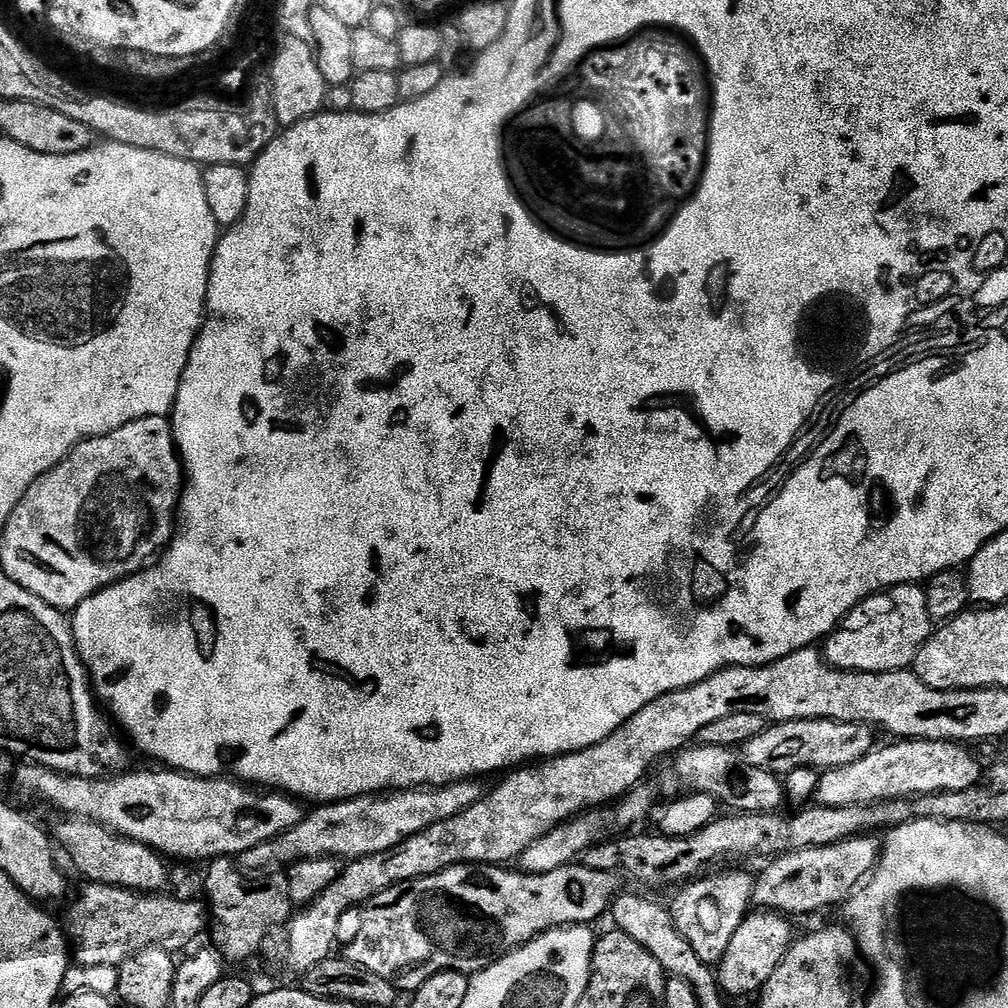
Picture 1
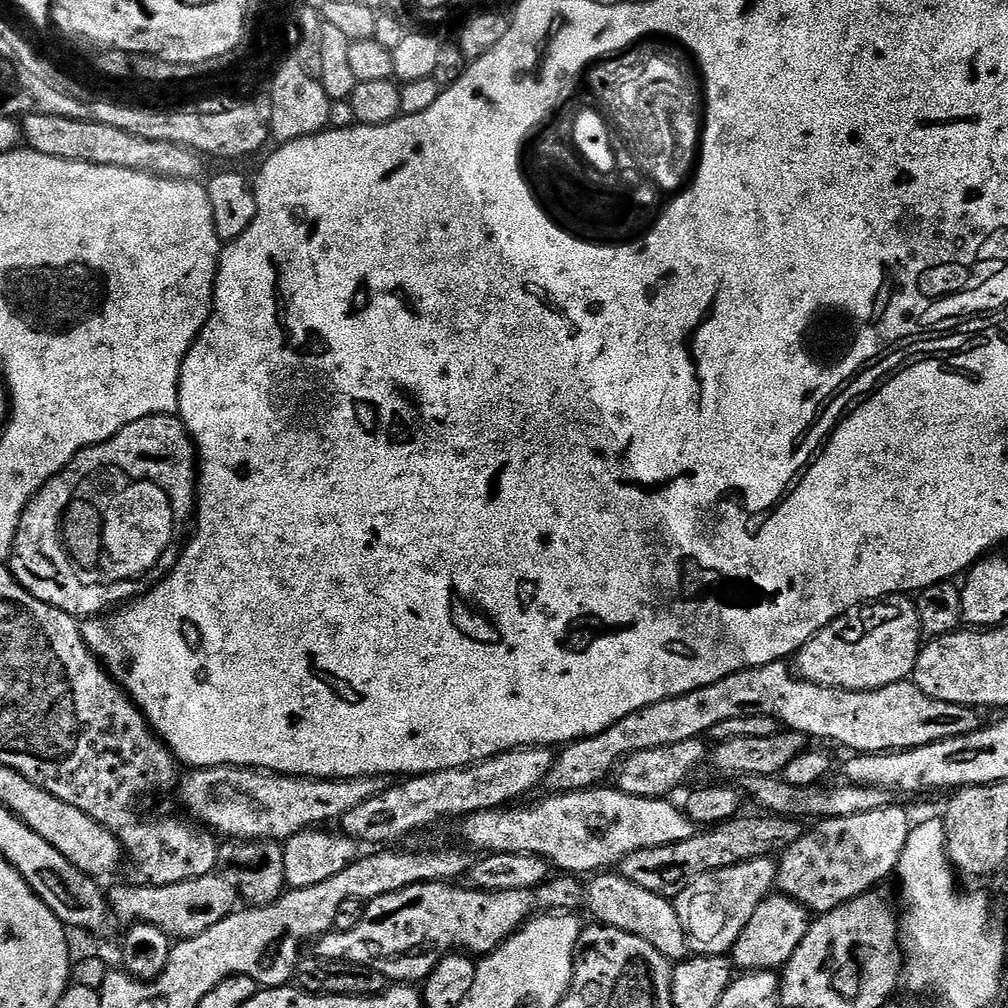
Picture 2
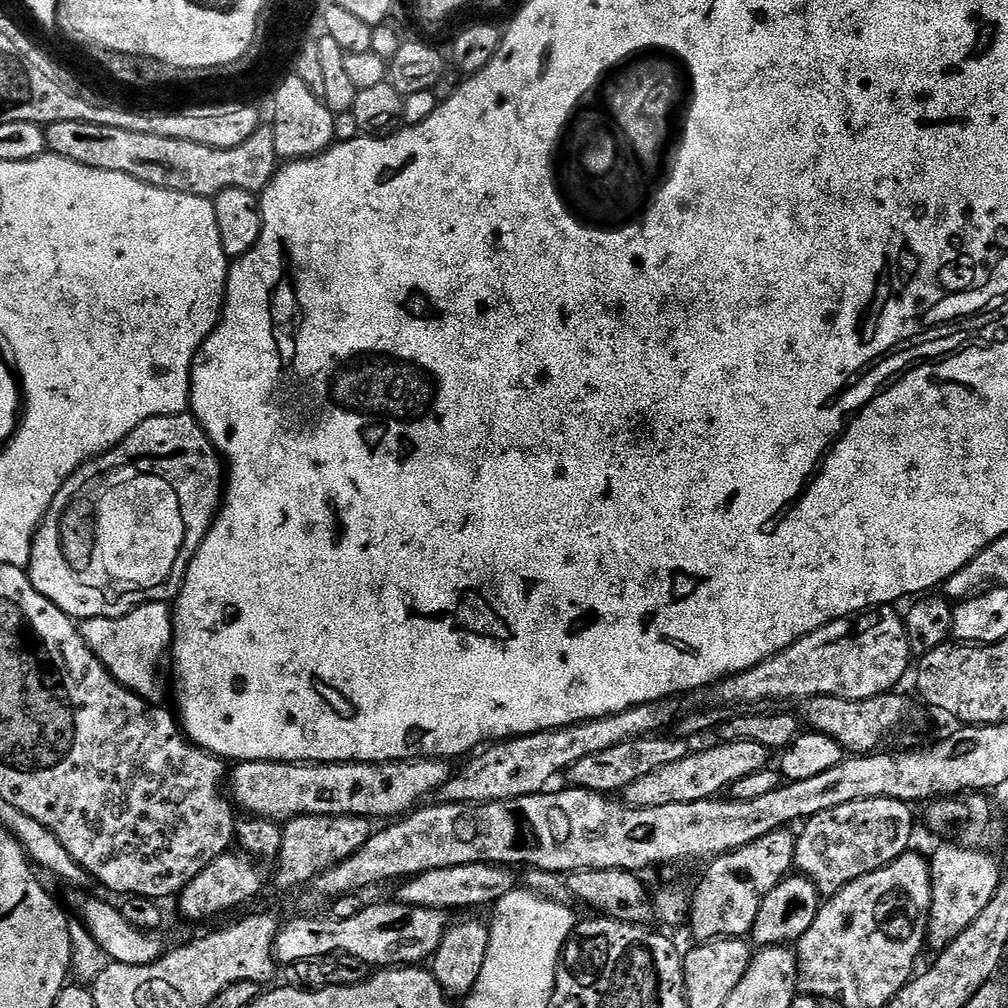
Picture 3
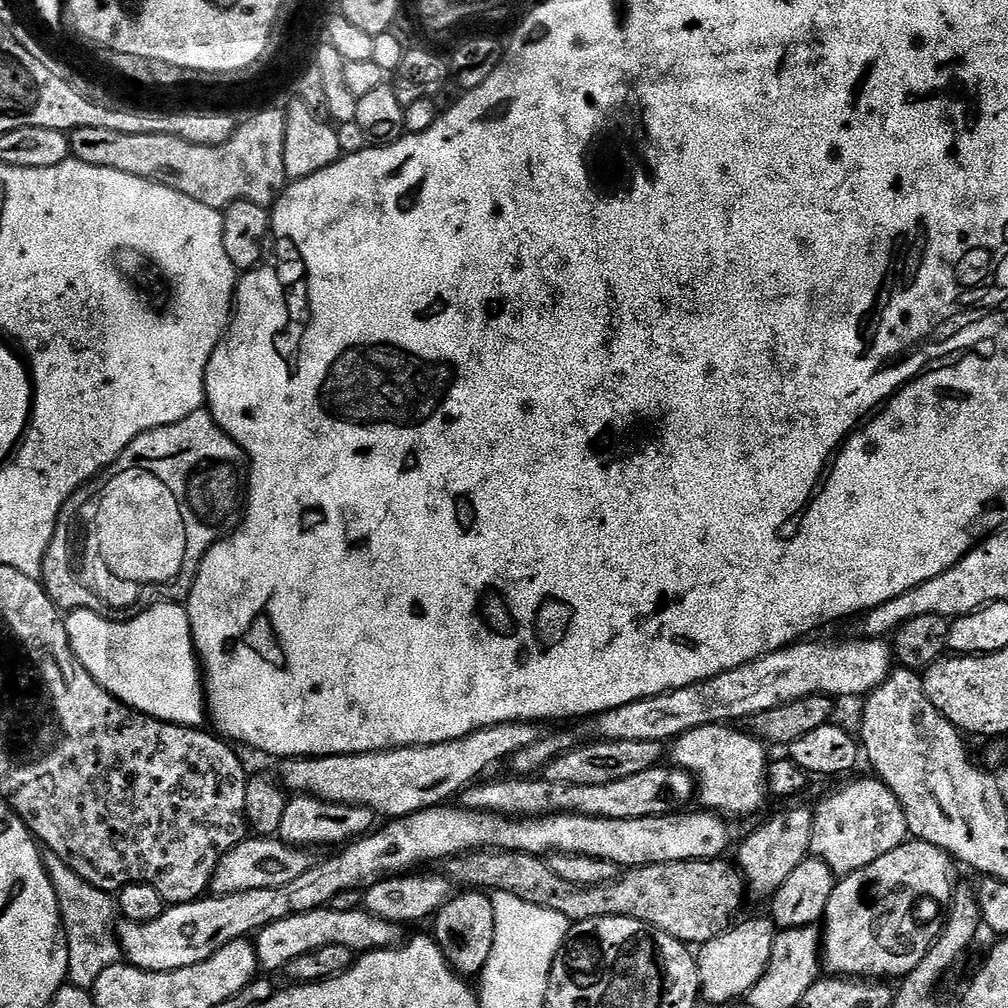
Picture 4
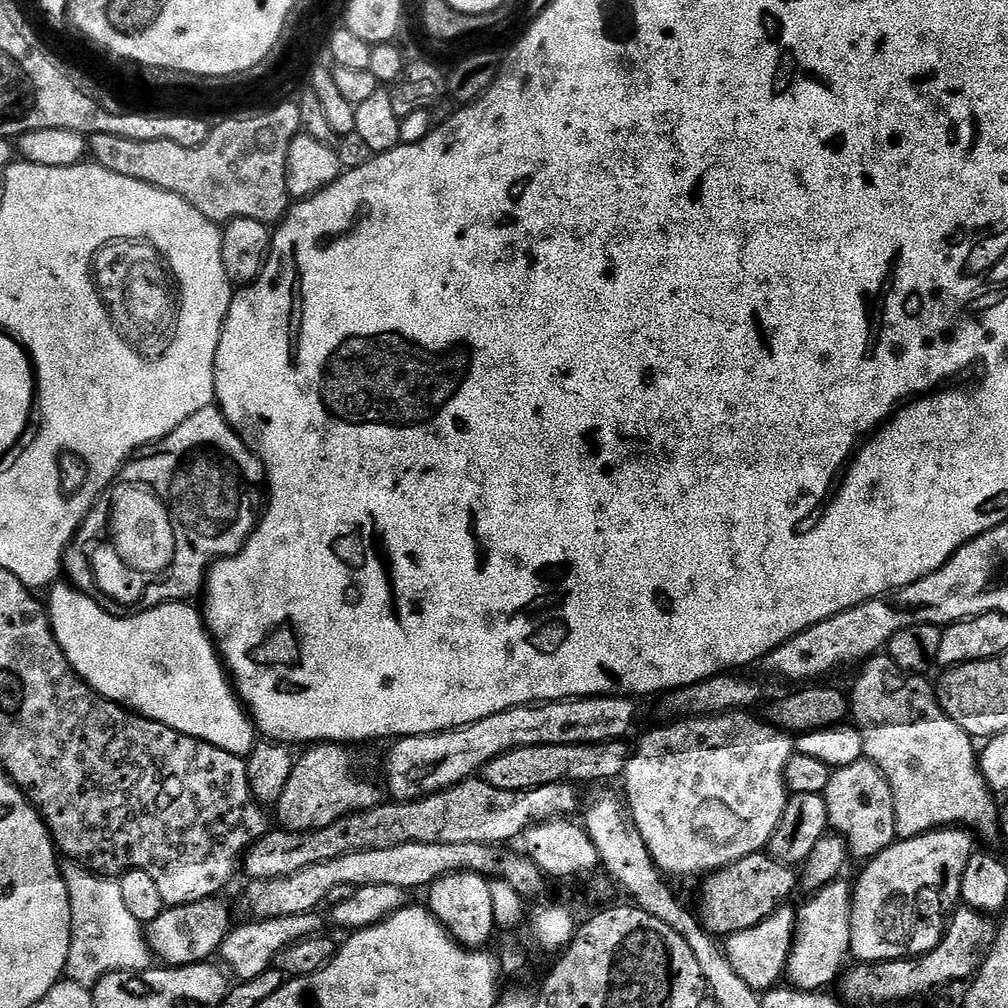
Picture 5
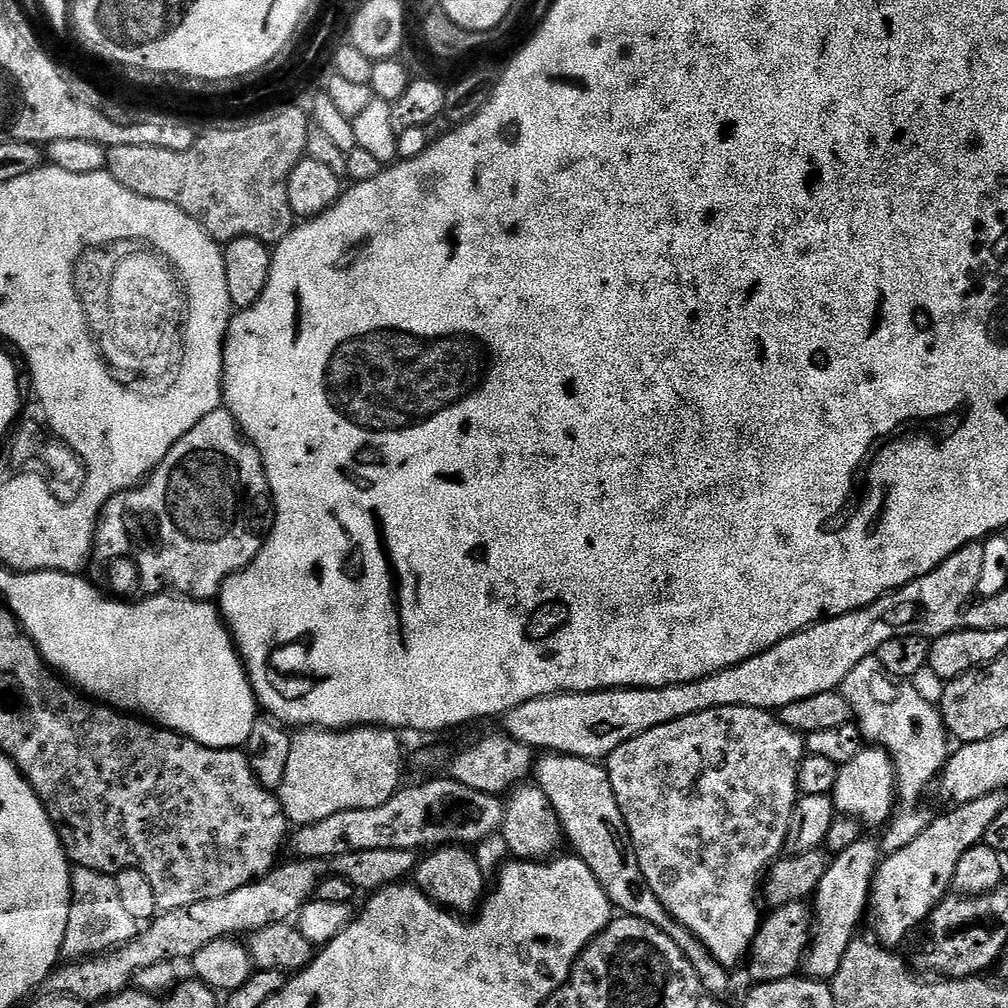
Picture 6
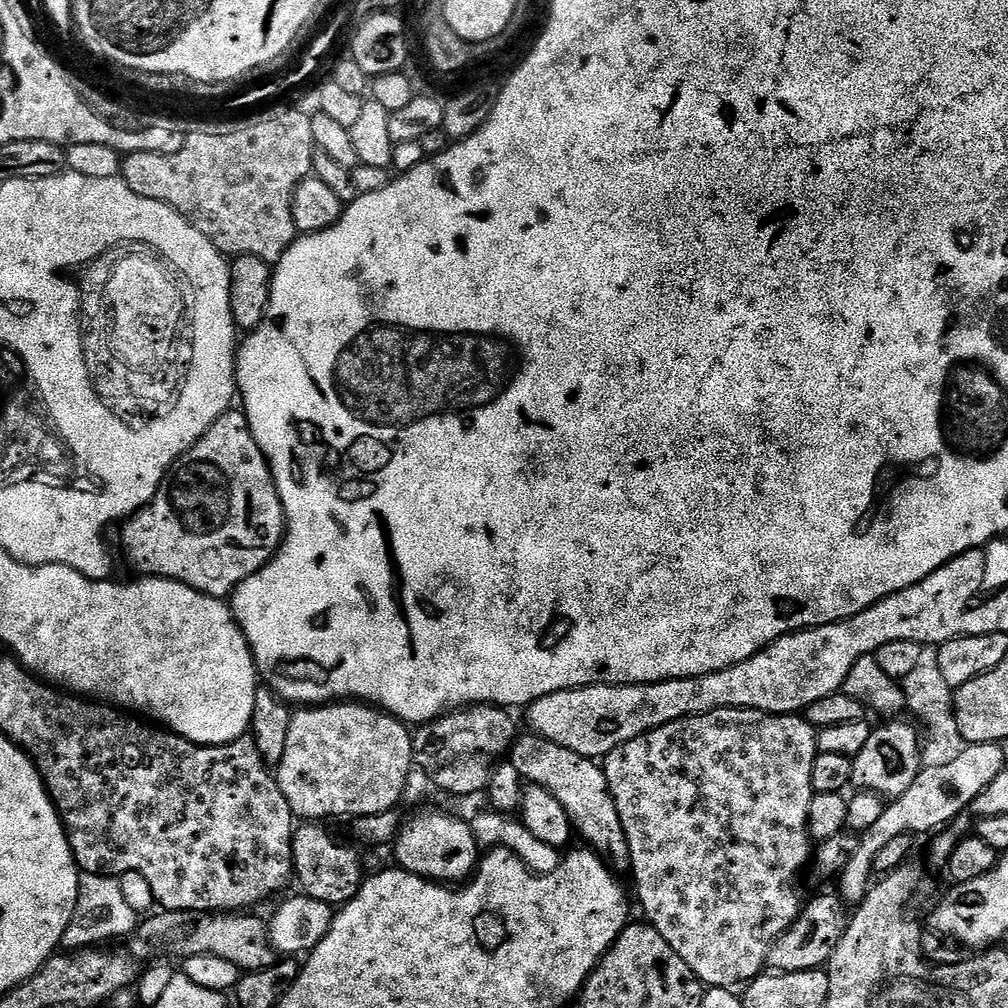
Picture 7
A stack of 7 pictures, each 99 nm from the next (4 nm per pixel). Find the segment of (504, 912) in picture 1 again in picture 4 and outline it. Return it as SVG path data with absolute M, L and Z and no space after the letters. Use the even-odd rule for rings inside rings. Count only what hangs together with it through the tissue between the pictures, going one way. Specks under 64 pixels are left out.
M331 906L319 908L310 910L306 914L294 914L290 918L282 918L282 922L274 922L255 933L256 963L263 971L265 968L268 972L279 973L291 960L298 958L298 954L306 954L310 950L322 950L322 946L335 944L346 946L354 954L393 947L401 939L400 932L402 932L401 925L372 916L365 910L347 912L334 910Z

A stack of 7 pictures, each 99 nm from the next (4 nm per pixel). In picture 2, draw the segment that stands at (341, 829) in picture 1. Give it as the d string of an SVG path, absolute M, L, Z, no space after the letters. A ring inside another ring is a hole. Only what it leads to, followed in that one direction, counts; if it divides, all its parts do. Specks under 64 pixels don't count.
M548 746L515 748L465 768L409 776L403 782L395 783L398 785L394 788L387 787L379 795L362 802L362 806L354 806L350 814L340 817L338 824L345 836L361 845L392 846L395 840L411 832L420 832L423 828L432 828L443 820L459 821L475 812L494 810L523 801L520 799L527 792L543 785L556 757L557 753Z

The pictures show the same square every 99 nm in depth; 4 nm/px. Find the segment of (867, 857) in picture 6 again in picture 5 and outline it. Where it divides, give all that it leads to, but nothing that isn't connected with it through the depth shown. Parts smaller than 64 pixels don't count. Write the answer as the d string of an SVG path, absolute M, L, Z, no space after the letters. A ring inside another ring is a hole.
M847 879L835 880L818 890L806 904L796 908L796 929L788 959L786 980L801 992L818 992L839 981L850 960L850 914L853 885Z

